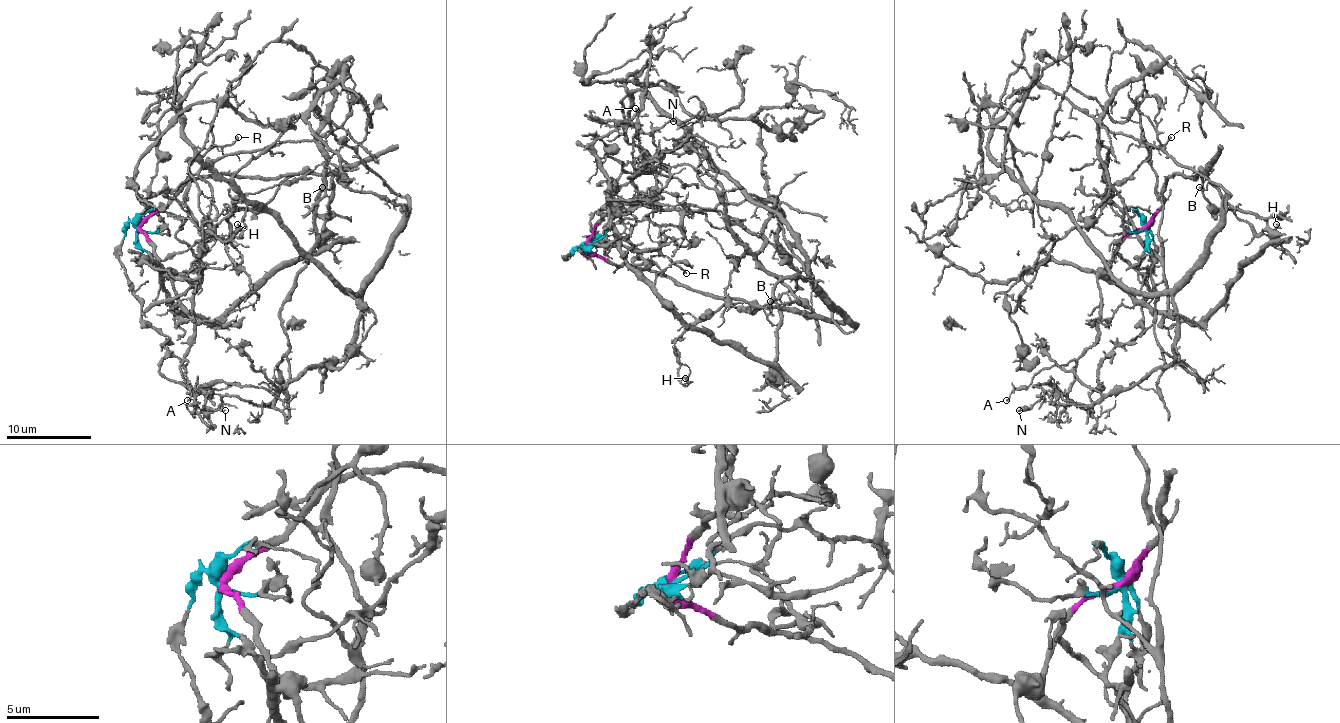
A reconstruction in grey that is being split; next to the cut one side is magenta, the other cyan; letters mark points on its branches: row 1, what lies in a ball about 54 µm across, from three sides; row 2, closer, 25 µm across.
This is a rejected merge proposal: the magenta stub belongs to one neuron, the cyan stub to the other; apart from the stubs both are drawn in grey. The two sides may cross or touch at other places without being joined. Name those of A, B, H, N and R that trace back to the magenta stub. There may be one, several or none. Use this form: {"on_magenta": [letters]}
{"on_magenta": ["A", "B", "H"]}

